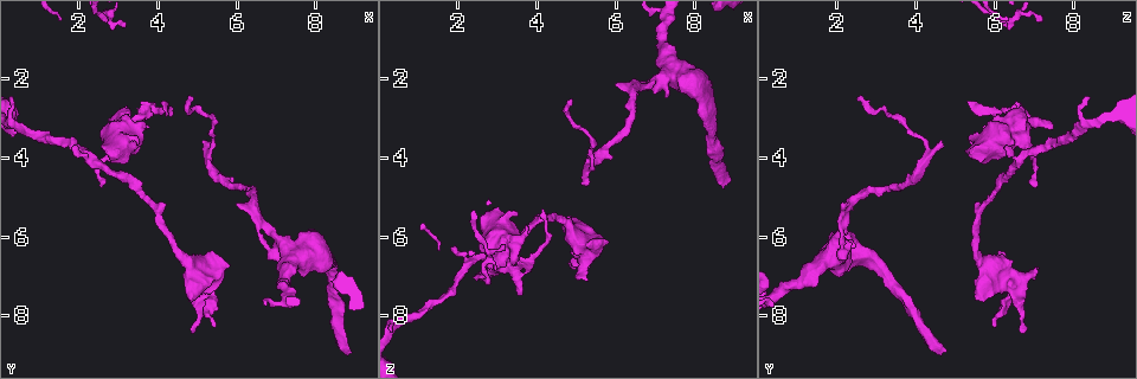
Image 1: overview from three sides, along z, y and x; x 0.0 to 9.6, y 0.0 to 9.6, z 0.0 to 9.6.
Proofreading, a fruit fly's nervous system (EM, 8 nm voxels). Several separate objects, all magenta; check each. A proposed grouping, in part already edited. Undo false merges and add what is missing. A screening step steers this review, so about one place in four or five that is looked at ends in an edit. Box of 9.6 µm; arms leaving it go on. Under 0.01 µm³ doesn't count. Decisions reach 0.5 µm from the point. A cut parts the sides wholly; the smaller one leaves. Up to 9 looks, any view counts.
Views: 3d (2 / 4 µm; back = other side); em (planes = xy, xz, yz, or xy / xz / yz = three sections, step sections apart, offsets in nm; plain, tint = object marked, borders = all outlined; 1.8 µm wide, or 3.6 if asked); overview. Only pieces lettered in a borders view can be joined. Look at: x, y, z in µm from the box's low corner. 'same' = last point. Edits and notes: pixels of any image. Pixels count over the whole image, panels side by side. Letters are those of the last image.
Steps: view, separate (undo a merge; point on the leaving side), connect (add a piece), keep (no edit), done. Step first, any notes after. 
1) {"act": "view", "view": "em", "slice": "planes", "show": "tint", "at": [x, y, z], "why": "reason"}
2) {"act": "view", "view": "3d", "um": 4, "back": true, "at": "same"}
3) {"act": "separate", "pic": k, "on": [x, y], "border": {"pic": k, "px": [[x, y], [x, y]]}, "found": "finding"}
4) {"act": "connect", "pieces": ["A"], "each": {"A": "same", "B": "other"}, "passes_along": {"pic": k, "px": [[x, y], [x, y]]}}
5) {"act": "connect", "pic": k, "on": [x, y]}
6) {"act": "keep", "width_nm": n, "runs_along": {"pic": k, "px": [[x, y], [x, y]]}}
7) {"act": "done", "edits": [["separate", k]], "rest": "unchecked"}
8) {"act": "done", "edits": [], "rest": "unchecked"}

{"act": "view", "view": "3d", "um": 4, "back": true, "at": [3.60, 3.25, 7.50], "why": "free end"}

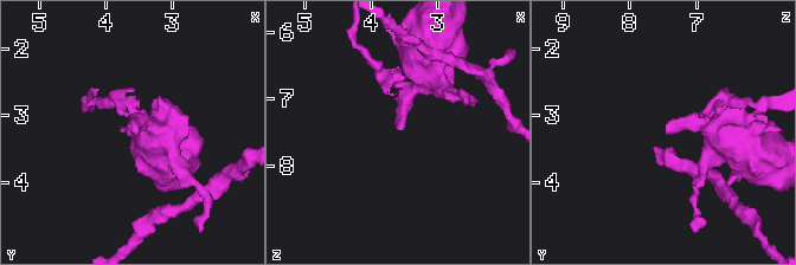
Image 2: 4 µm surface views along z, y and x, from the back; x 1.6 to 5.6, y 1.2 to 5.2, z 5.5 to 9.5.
{"act": "view", "view": "em", "slice": "planes", "show": "plain", "at": [3.60, 3.20, 7.45], "why": "now the EM"}

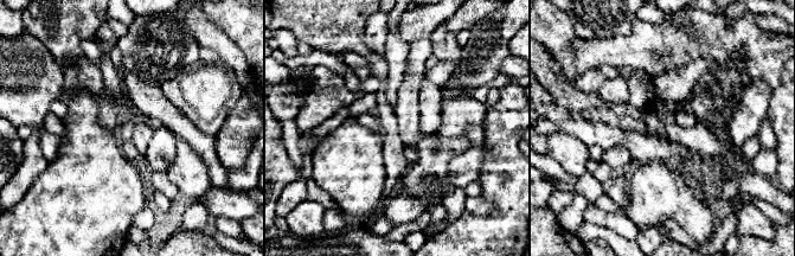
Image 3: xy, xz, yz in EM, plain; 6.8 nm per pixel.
{"act": "view", "view": "em", "slice": "planes", "show": "borders", "at": "same"}

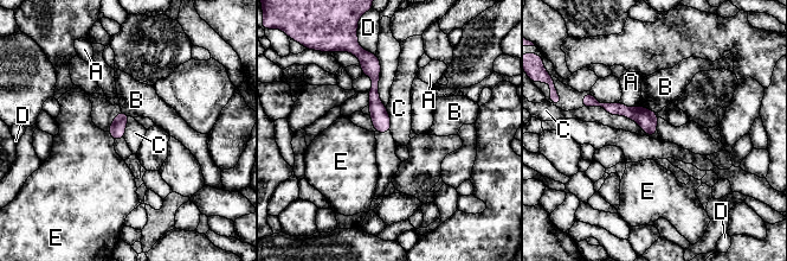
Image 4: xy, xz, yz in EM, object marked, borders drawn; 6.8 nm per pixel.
{"act": "keep", "each": {"A": "other", "B": "other", "C": "other", "D": "other", "E": "other"}, "border": {"pic": 4, "px": [[582, 106], [657, 131]]}, "found": "no lettered piece goes on from it"}

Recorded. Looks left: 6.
{"act": "view", "view": "em", "slice": "planes", "show": "borders", "at": [3.75, 3.20, 5.75], "why": "an open end"}

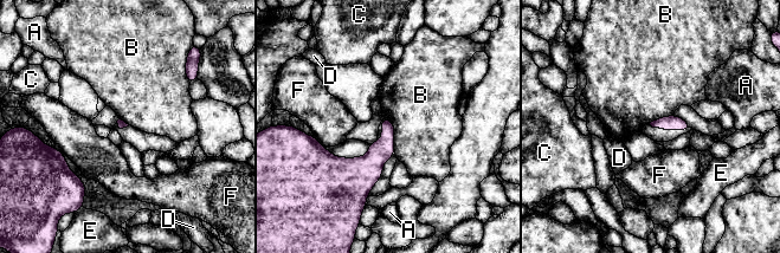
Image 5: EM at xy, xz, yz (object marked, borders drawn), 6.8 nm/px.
{"act": "keep", "each": {"A": "other", "B": "other", "C": "other", "D": "other", "E": "other", "F": "other"}, "border": {"pic": 5, "px": [[390, 121], [393, 125], [394, 149]]}, "found": "no lettered piece goes on from it"}

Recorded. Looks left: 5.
{"act": "view", "view": "em", "slice": "planes", "show": "borders", "at": [4.85, 7.60, 5.65], "why": "branch stops here"}

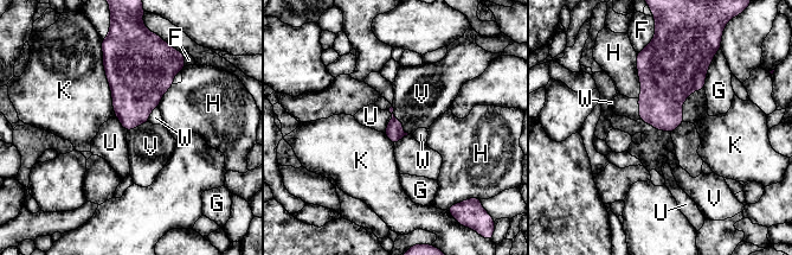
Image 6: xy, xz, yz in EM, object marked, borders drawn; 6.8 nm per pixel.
{"act": "keep", "longest_contact_nm": ["K", 460], "each": {"F": "other", "G": "other", "H": "other", "K": "other", "U": "other", "V": "other", "W": "other"}, "border": {"pic": 6, "px": [[392, 104], [394, 115], [409, 134]]}, "found": "none of them fits"}

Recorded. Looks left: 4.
{"act": "view", "view": "3d", "um": 4, "at": [7.25, 6.20, 2.55], "why": "branch stops here"}

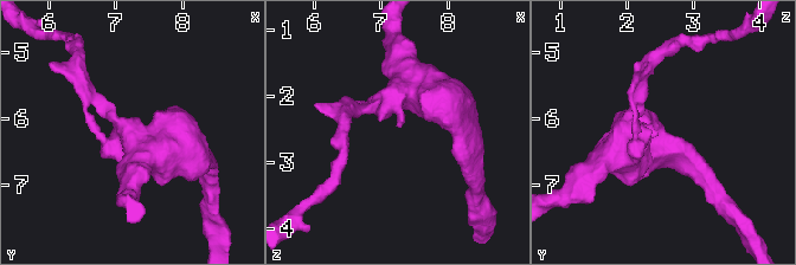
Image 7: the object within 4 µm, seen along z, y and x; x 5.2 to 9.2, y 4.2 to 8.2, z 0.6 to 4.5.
{"act": "view", "view": "em", "slice": "planes", "show": "borders", "at": [7.25, 6.30, 2.50], "why": "shape alone is not enough"}

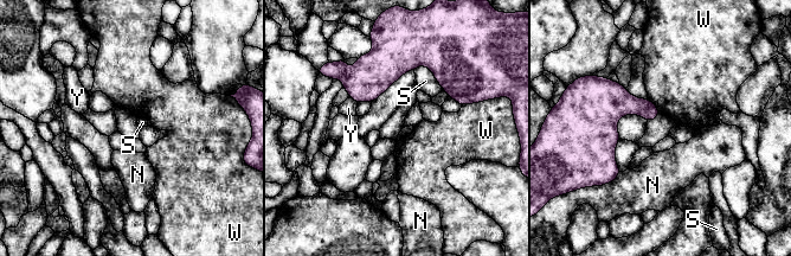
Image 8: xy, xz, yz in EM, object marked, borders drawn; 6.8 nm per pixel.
{"act": "keep", "each": {"N": "other", "S": "other", "W": "other", "Y": "other"}, "border": {"pic": 8, "px": [[413, 69], [425, 65], [444, 89]]}, "found": "no lettered piece goes on from it"}

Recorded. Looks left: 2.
{"act": "done", "edits": [], "rest": "unchecked"}

